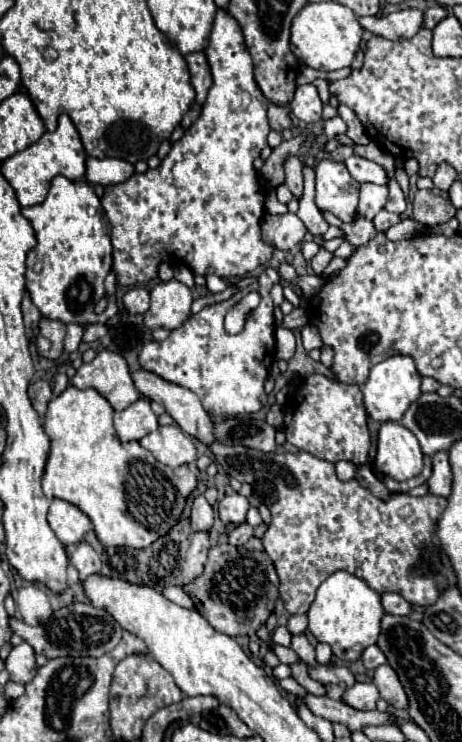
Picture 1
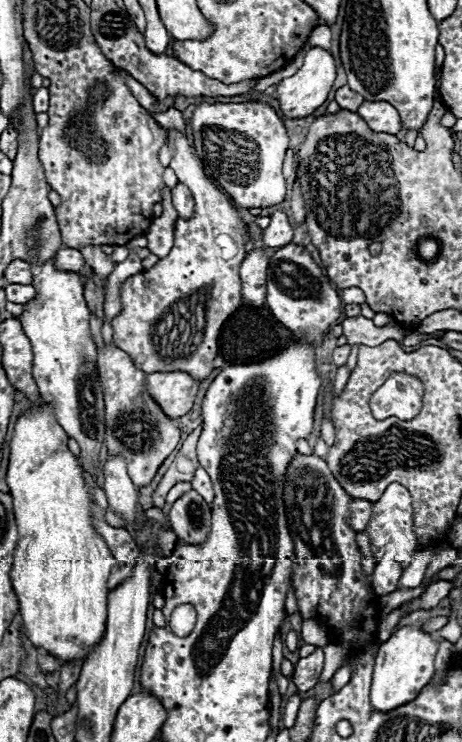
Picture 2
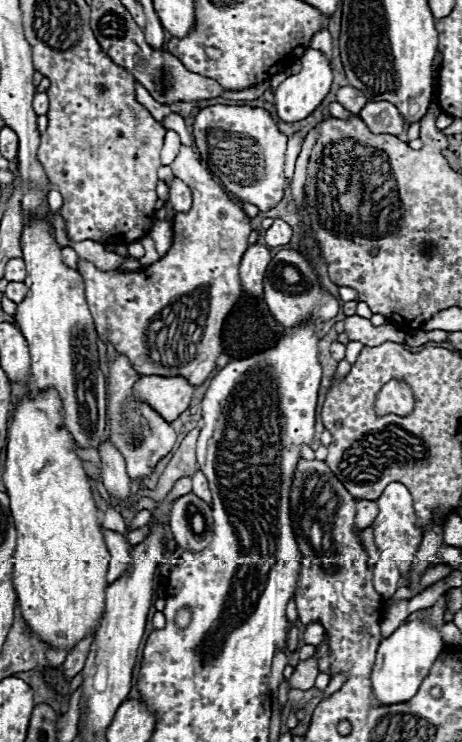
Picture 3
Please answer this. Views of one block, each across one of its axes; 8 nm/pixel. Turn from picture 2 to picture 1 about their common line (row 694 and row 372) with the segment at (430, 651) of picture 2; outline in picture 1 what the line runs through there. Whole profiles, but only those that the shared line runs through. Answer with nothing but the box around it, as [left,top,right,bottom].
[364,356,422,422]

